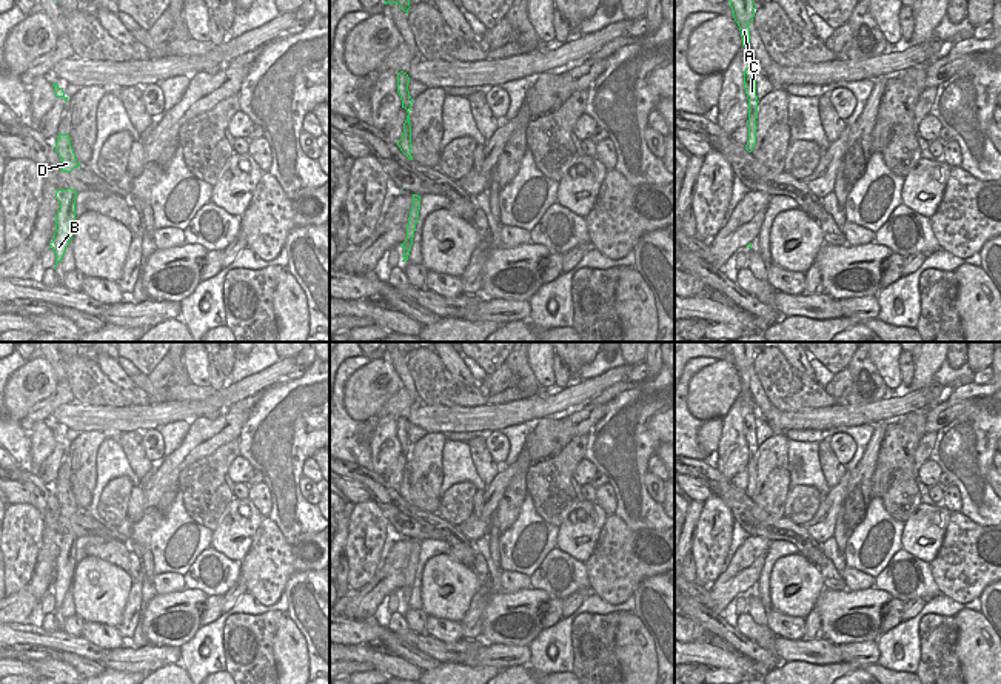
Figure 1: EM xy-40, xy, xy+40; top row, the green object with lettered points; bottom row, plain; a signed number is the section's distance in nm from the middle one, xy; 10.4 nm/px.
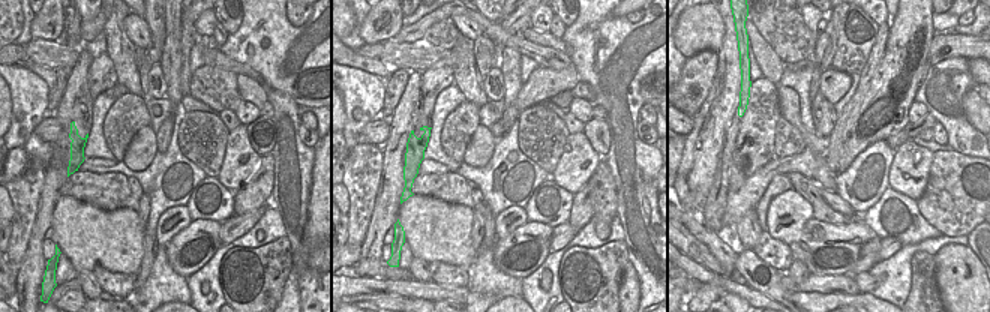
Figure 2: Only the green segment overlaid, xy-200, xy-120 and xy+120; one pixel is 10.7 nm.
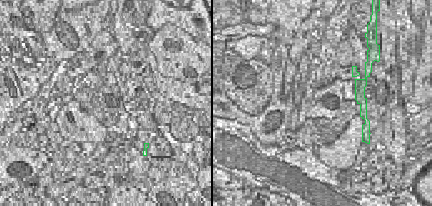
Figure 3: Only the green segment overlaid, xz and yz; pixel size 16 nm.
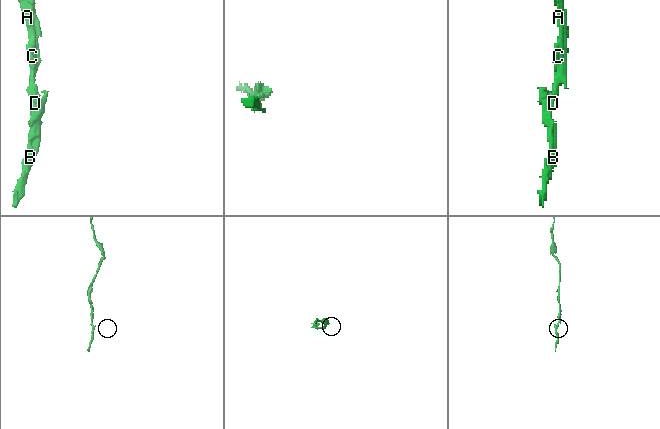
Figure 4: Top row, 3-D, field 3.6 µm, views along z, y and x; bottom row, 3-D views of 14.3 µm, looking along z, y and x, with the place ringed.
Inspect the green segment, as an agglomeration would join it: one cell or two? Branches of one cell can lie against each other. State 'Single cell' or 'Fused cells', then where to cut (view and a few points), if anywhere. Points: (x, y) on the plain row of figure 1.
Single cell. No split.

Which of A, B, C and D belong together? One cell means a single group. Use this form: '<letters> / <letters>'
A B C D

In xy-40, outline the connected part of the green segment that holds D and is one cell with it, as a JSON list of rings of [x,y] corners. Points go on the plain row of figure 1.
[[[59,479],[54,493],[55,498],[62,502],[60,516],[71,518],[74,513],[82,511],[75,504],[69,479]]]

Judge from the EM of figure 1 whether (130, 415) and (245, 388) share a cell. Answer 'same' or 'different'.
same

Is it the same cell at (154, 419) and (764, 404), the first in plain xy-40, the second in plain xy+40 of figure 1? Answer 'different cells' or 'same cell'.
different cells

